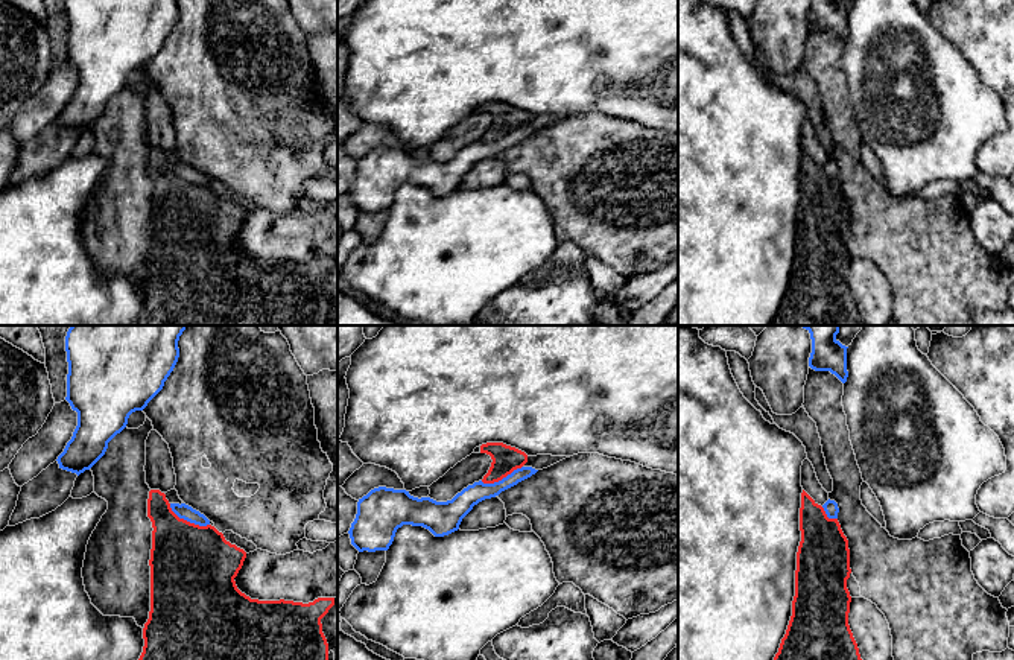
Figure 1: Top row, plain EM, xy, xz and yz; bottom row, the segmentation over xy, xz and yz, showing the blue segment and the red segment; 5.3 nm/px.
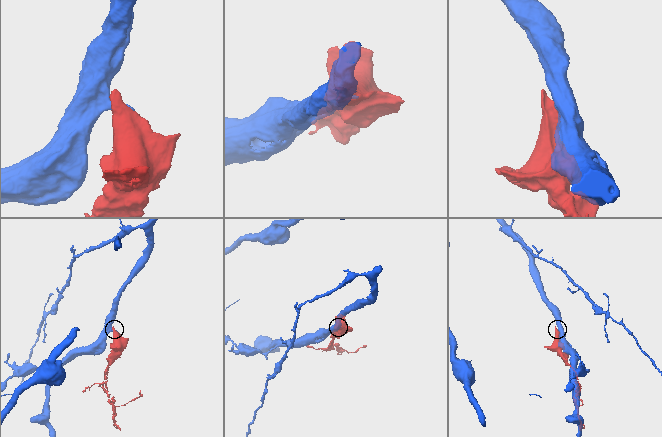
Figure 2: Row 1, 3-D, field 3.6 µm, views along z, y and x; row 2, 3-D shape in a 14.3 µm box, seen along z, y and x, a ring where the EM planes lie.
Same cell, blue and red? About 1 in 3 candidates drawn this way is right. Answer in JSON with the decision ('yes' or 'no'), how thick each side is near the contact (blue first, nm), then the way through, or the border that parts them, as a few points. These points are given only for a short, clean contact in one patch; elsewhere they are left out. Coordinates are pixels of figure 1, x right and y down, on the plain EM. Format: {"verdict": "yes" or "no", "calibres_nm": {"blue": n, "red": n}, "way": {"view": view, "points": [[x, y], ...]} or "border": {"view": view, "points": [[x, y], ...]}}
{"verdict": "no", "calibres_nm": {"blue": 80, "red": 440}, "border": {"view": "xy", "points": [[169, 163], [180, 177], [199, 184], [209, 184]]}}

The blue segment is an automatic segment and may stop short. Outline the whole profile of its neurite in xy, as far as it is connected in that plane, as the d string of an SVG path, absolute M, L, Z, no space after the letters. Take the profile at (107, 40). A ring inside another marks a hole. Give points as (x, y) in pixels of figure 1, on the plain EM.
M65 0L65 11L65 59L78 71L78 85L56 120L59 128L79 135L105 114L108 102L126 87L129 75L143 70L163 49L179 8L178 0Z

